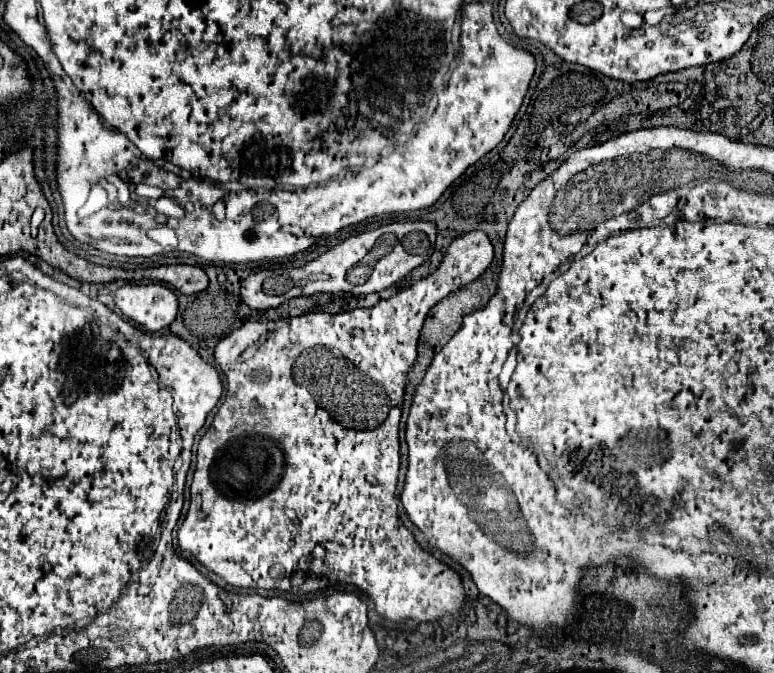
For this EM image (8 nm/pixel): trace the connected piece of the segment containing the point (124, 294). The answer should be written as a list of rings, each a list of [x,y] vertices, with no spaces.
[[[162,284],[122,286],[114,292],[114,302],[124,316],[144,326],[148,332],[166,328],[178,314],[178,300],[174,292]]]

